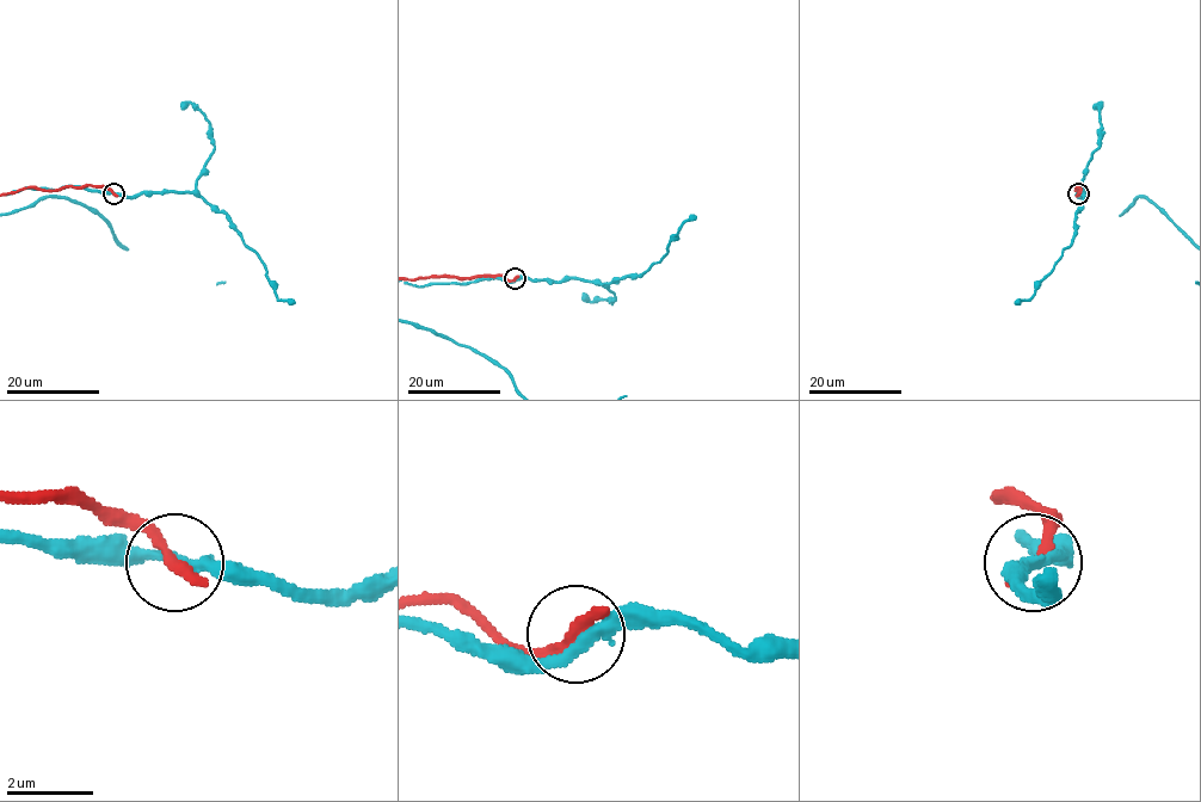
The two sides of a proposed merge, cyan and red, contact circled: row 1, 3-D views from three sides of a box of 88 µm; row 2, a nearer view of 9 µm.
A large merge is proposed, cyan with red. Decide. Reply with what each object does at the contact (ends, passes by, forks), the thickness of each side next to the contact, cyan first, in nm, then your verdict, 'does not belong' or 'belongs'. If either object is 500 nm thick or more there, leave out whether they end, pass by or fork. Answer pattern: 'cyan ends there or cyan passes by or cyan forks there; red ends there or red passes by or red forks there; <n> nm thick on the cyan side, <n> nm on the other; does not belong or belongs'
cyan passes by; red ends there; 280 nm thick on the cyan side, 320 nm on the other; does not belong

